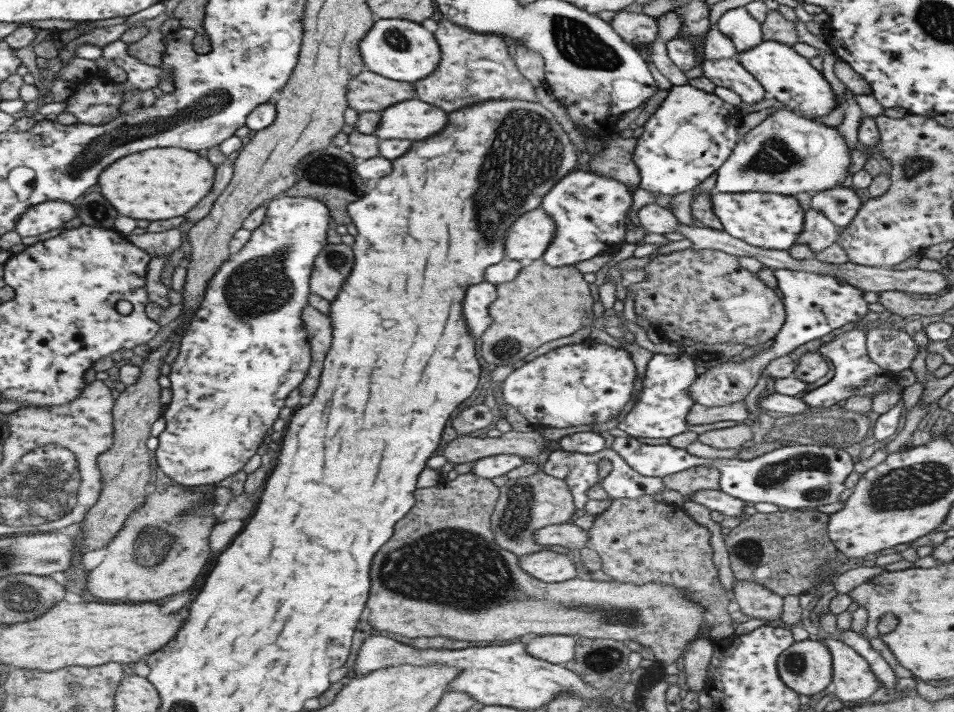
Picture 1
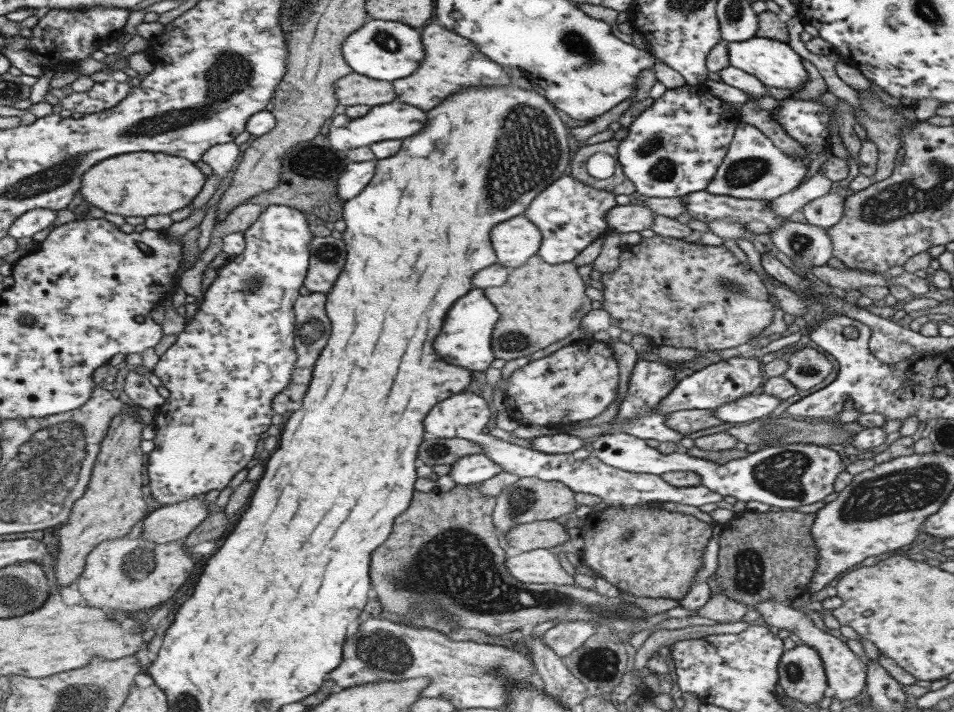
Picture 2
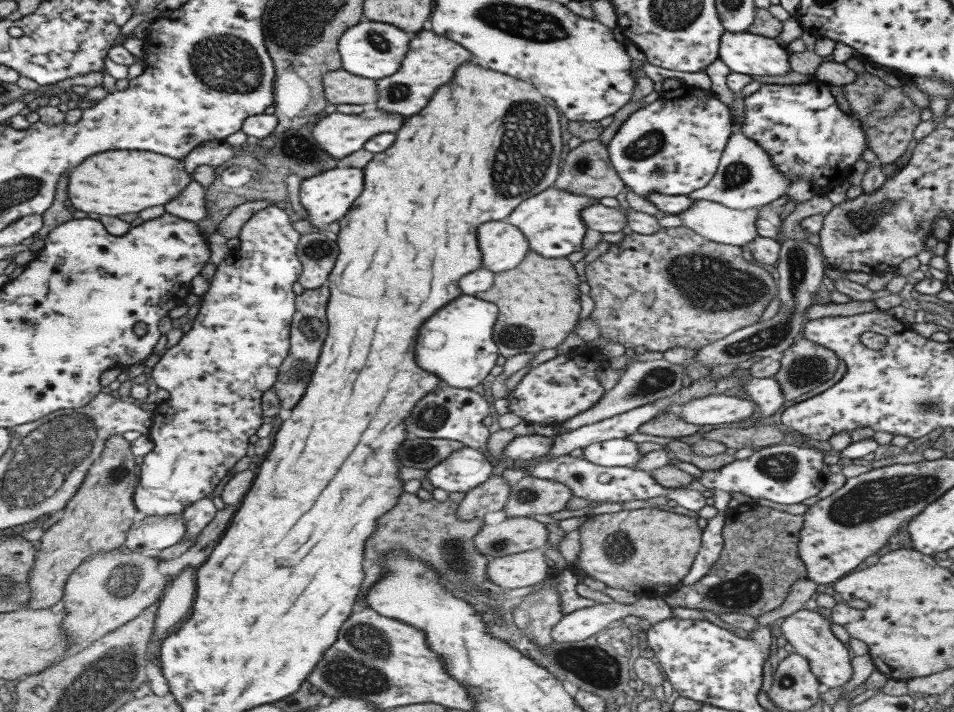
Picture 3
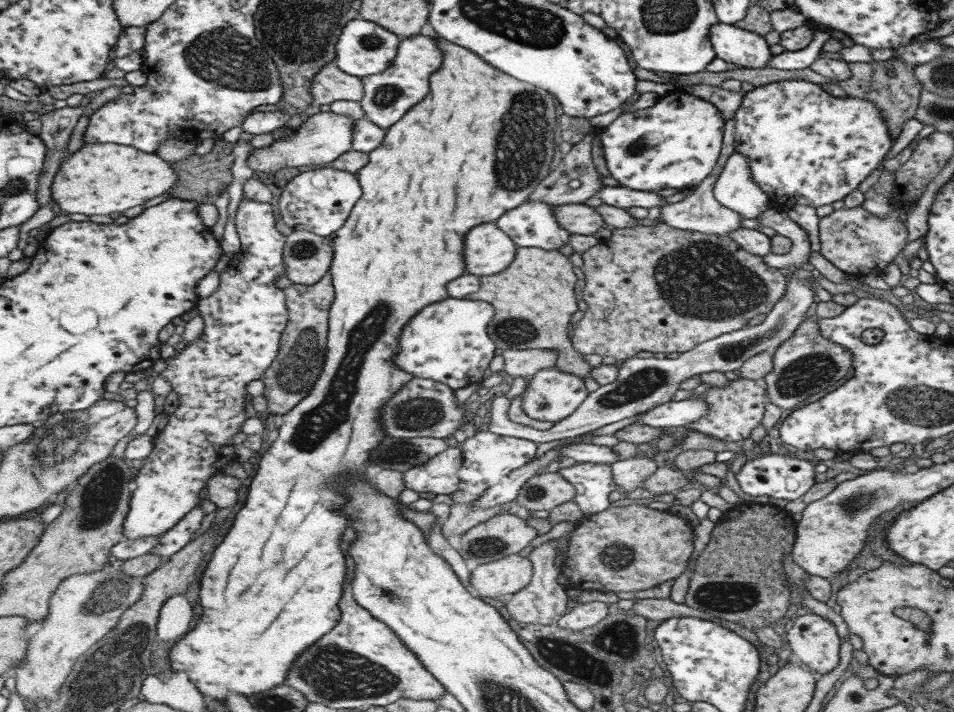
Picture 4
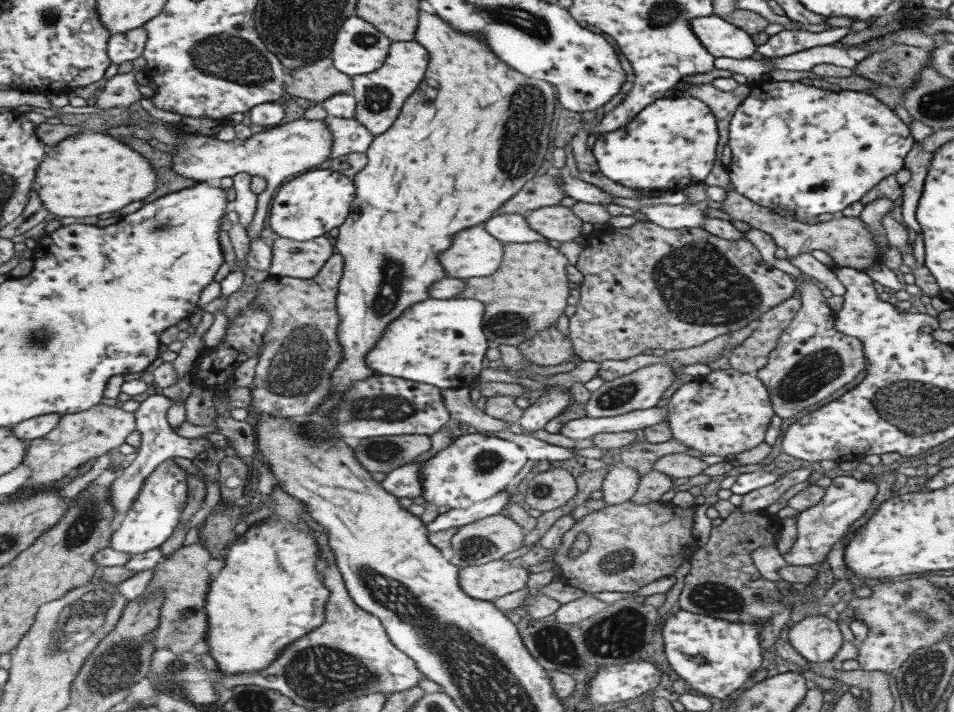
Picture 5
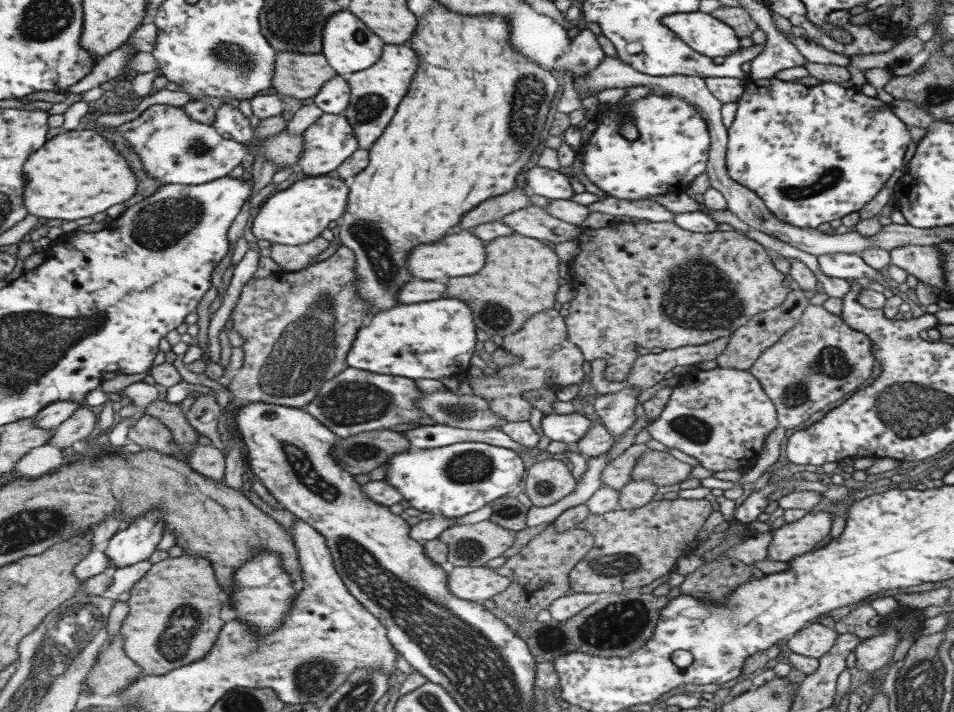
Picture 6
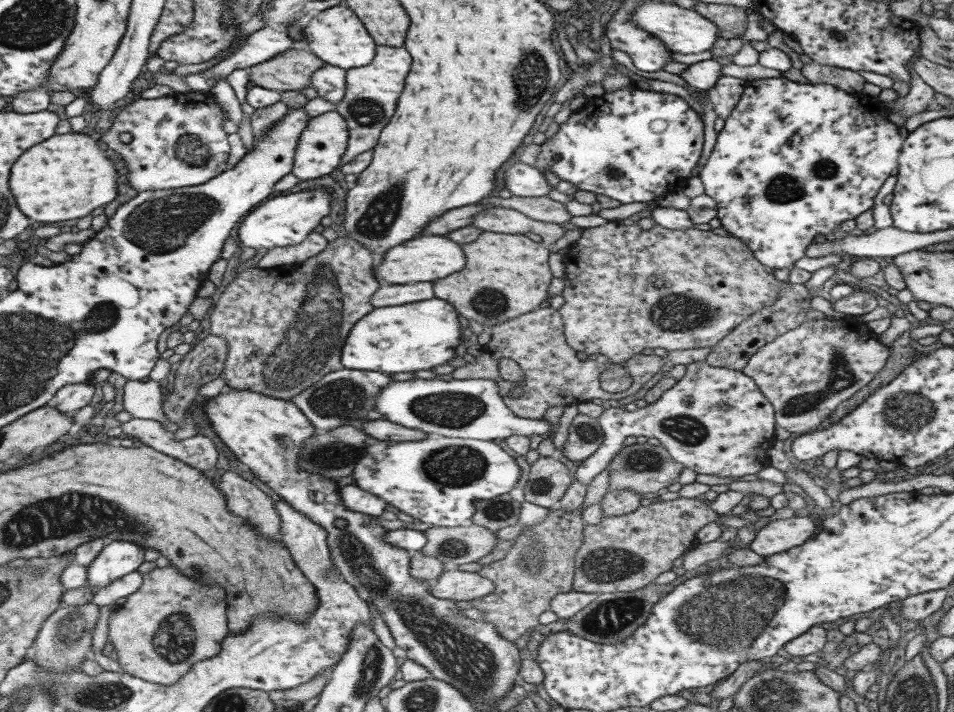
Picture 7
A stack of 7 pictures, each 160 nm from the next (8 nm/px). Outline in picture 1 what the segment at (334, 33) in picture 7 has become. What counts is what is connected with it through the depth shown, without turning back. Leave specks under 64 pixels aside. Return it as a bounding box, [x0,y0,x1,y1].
[359,19,439,83]

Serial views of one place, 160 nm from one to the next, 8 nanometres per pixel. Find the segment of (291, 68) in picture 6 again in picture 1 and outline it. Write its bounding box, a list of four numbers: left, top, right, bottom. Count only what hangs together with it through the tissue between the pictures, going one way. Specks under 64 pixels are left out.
[346,70,413,112]

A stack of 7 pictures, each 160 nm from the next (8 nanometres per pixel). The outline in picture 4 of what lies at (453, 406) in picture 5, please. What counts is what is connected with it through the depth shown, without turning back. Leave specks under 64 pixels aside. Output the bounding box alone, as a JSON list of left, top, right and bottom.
[487,266,816,442]

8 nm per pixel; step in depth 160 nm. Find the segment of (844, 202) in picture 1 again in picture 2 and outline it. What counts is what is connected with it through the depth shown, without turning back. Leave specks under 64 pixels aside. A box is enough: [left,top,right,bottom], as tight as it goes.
[802,193,844,229]

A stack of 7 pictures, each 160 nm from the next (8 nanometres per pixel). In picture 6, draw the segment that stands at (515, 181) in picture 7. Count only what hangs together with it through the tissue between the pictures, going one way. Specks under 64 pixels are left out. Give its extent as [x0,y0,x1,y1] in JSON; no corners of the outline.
[525,165,574,200]

